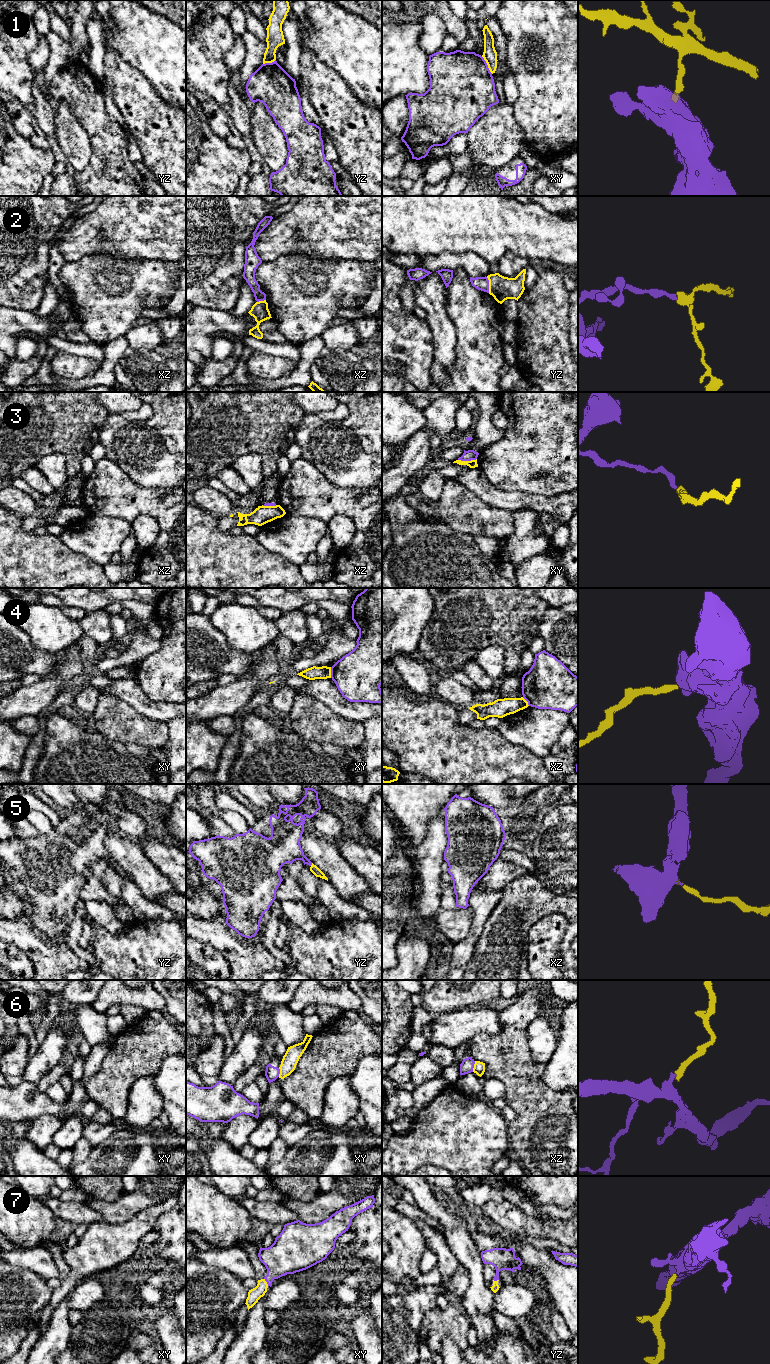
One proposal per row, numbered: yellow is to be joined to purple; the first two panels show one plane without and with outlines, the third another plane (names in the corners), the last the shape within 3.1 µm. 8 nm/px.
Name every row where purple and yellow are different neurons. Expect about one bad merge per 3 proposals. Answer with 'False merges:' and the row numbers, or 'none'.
False merges: 1, 3, 4, 6

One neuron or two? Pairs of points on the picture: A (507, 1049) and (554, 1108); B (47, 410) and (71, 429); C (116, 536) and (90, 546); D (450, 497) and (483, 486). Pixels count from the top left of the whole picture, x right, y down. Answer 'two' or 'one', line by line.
A: one
B: one
C: one
D: two

